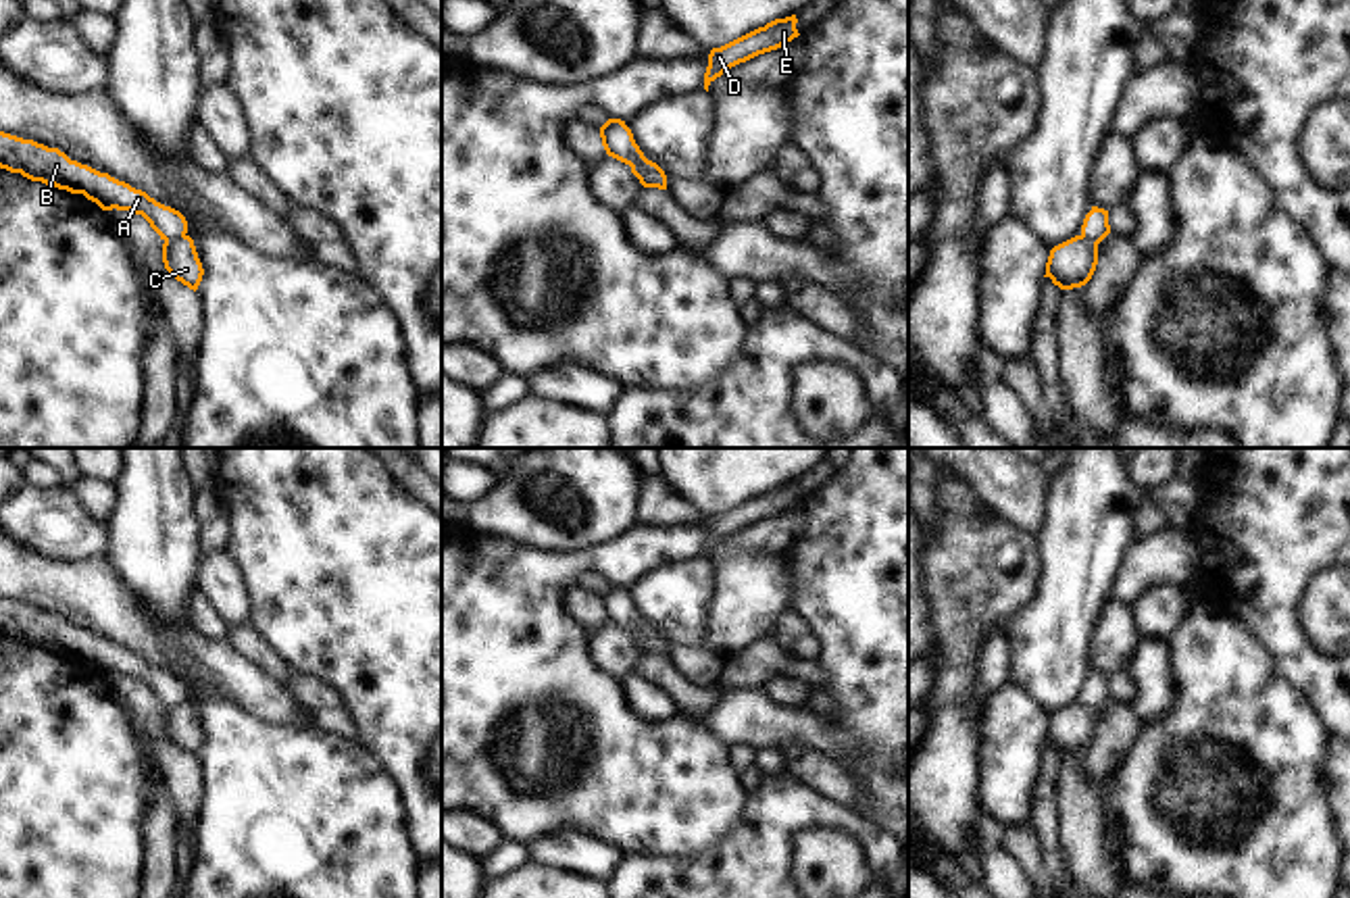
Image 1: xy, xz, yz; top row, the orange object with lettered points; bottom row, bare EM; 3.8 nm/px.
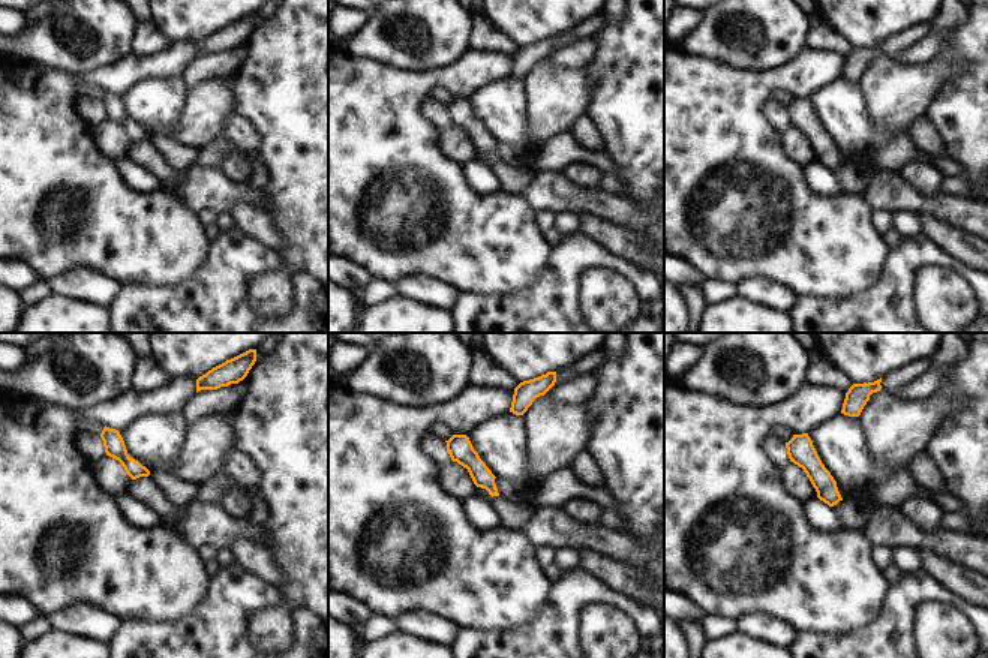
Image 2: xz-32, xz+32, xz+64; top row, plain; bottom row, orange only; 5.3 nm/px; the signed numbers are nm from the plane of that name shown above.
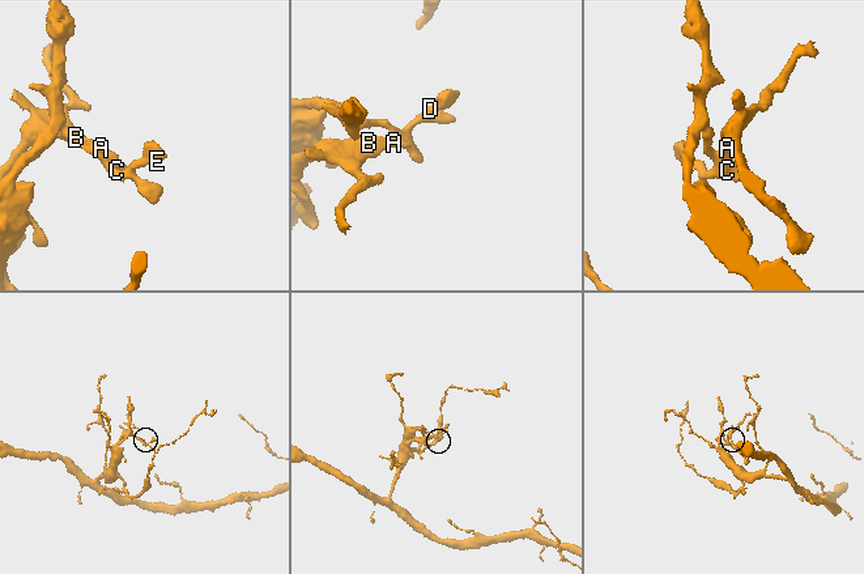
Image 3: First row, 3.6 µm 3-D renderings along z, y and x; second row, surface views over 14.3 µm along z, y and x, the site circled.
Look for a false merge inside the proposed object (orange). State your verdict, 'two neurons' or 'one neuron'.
two neurons

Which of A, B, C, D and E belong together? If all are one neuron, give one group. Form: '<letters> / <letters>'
A B / C D E

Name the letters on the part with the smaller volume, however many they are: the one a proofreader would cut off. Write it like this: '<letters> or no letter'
A, B

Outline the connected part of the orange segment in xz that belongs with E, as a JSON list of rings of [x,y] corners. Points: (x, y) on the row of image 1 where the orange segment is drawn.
[[[796,15],[785,19],[775,19],[767,23],[765,27],[758,27],[721,48],[712,48],[708,54],[708,67],[704,73],[704,90],[708,92],[708,85],[721,77],[727,69],[746,63],[758,54],[771,52],[781,48],[783,44],[798,38],[796,29]]]

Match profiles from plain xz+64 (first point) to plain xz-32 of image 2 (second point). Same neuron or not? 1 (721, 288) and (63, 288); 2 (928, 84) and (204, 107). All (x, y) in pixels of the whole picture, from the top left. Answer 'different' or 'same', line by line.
1: different
2: same

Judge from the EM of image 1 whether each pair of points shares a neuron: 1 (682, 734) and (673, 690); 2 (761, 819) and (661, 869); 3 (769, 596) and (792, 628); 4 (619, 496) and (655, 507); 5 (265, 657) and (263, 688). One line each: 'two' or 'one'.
1: two
2: one
3: two
4: two
5: two

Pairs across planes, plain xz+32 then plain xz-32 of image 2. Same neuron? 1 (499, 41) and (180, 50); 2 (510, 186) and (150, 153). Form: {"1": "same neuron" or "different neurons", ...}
{"1": "different neurons", "2": "same neuron"}

